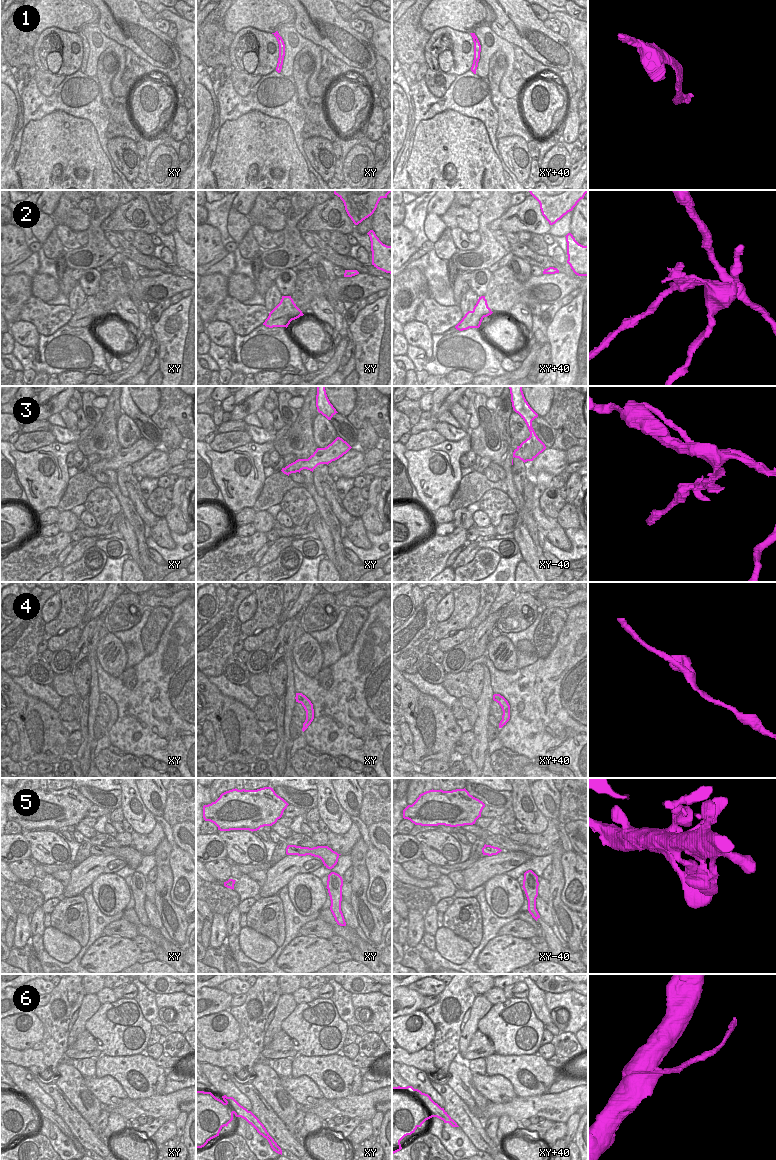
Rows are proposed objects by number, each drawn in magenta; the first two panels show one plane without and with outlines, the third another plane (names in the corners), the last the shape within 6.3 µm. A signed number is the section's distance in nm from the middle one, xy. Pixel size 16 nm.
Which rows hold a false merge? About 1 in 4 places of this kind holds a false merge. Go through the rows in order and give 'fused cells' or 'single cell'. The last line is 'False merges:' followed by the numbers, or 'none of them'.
1: single cell
2: fused cells
3: fused cells
4: single cell
5: single cell
6: fused cells
False merges: 2, 3, 6

